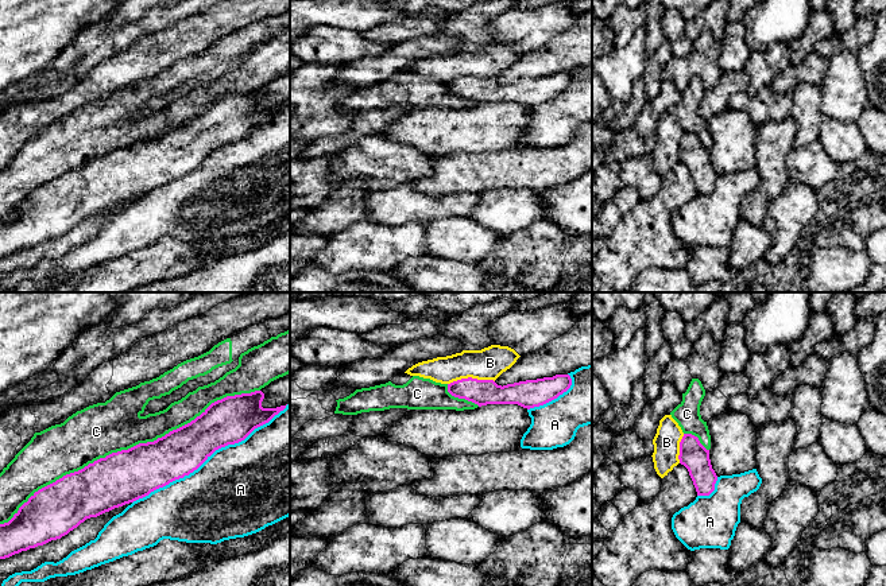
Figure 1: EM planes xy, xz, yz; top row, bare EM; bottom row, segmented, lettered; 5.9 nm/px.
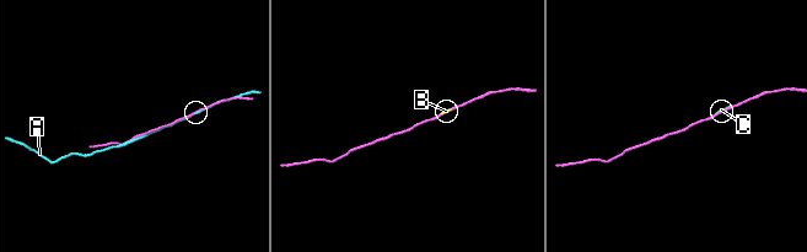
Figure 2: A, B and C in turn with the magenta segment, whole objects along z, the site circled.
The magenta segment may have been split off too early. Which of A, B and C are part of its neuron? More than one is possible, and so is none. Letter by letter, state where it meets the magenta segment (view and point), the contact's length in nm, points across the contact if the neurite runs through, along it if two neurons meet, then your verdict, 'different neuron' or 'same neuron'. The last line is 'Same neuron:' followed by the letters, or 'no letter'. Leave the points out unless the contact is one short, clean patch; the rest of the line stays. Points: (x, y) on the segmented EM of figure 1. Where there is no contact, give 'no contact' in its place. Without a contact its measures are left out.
A: meets magenta in xy at (209, 456); contact 1100 nm long; different neuron
B: meets magenta in xz at (471, 377); contact 280 nm long; different neuron
C: meets magenta in xy at (128, 449); contact 1750 nm long; different neuron
Same neuron: no letter

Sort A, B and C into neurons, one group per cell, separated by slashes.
A / B / C

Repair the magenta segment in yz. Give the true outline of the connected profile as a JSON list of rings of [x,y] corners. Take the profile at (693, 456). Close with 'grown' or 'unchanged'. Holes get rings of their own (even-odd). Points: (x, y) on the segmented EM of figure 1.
[[[684,434],[680,442],[680,463],[684,465],[696,488],[697,496],[709,496],[715,490],[717,476],[712,469],[709,450],[692,434]]]; unchanged

